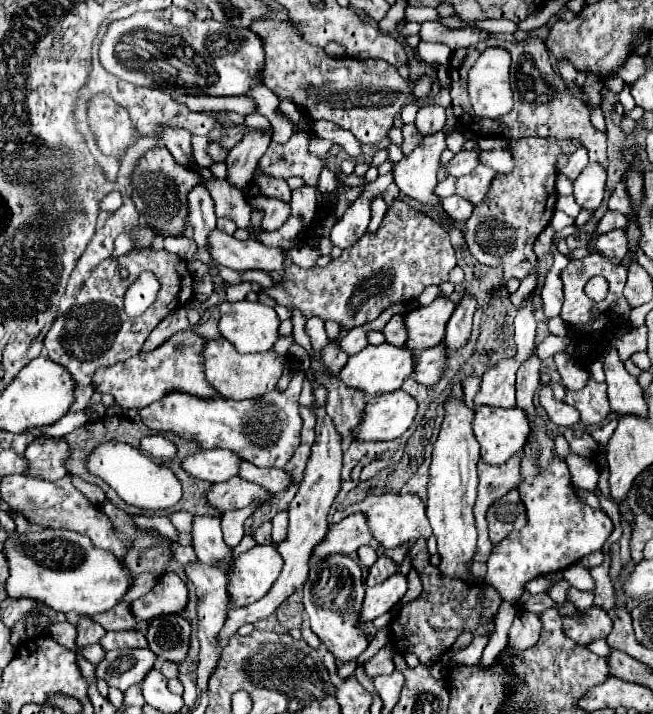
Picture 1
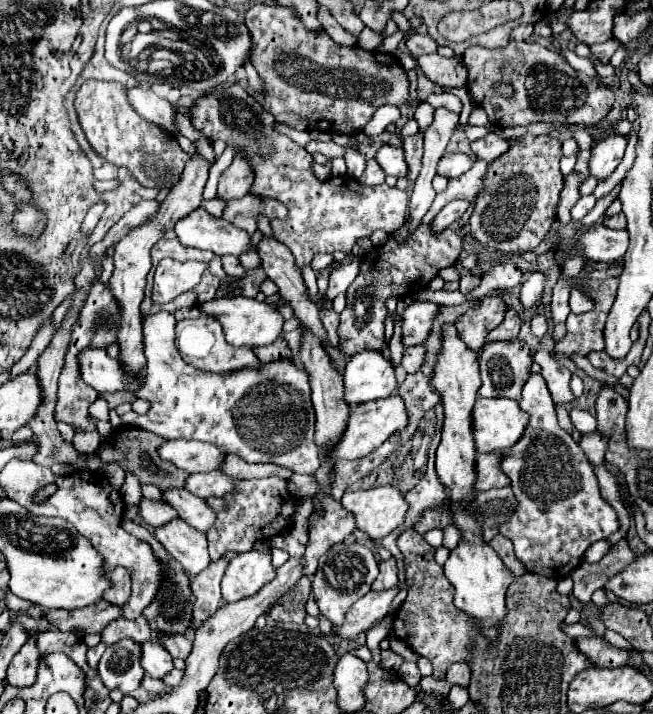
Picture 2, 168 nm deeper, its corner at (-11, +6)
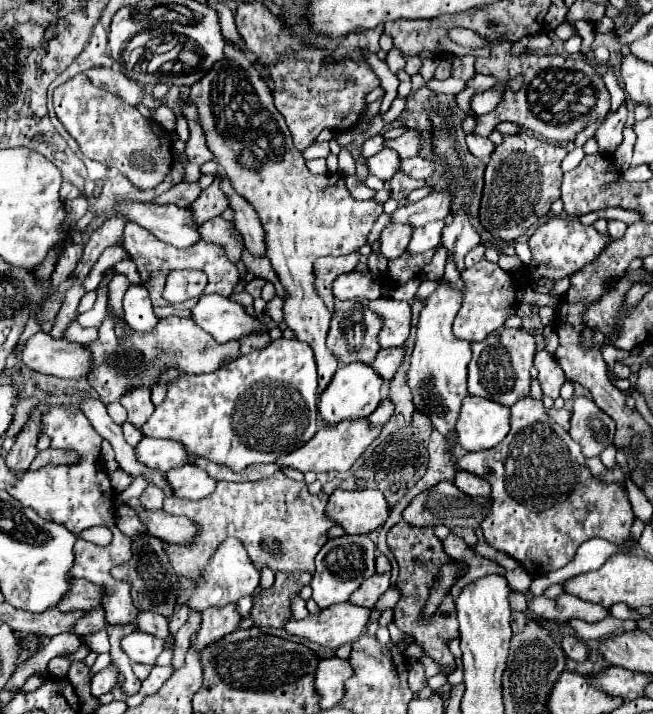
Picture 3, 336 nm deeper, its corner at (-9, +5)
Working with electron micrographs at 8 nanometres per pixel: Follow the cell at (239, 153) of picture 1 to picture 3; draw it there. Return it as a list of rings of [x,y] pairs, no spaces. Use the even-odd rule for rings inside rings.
[[[217,177],[205,191],[201,191],[199,199],[193,201],[193,205],[191,205],[191,211],[193,211],[193,217],[197,219],[197,223],[205,223],[205,221],[221,215],[225,209],[229,209],[229,195],[223,193],[221,179],[217,179]]]

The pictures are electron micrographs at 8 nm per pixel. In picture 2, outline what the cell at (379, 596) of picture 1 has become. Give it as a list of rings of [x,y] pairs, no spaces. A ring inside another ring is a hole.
[[[399,588],[365,594],[345,614],[343,626],[333,626],[333,634],[341,636],[341,638],[353,638],[361,632],[367,632],[371,626],[379,624],[387,616],[389,606],[397,592],[399,592]]]

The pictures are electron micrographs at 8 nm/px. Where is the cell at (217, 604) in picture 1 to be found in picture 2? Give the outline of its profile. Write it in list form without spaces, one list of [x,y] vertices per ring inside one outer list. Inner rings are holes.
[[[179,516],[157,526],[155,538],[191,576],[197,576],[211,562],[205,534],[199,534],[199,530],[187,526],[187,522],[183,522]]]

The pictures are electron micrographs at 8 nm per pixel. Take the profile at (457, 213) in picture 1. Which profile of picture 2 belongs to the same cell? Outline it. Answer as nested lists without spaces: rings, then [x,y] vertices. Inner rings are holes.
[[[455,200],[455,202],[449,202],[431,222],[431,232],[443,232],[447,230],[455,220],[459,220],[463,216],[463,212],[469,208],[469,202],[465,200]]]

